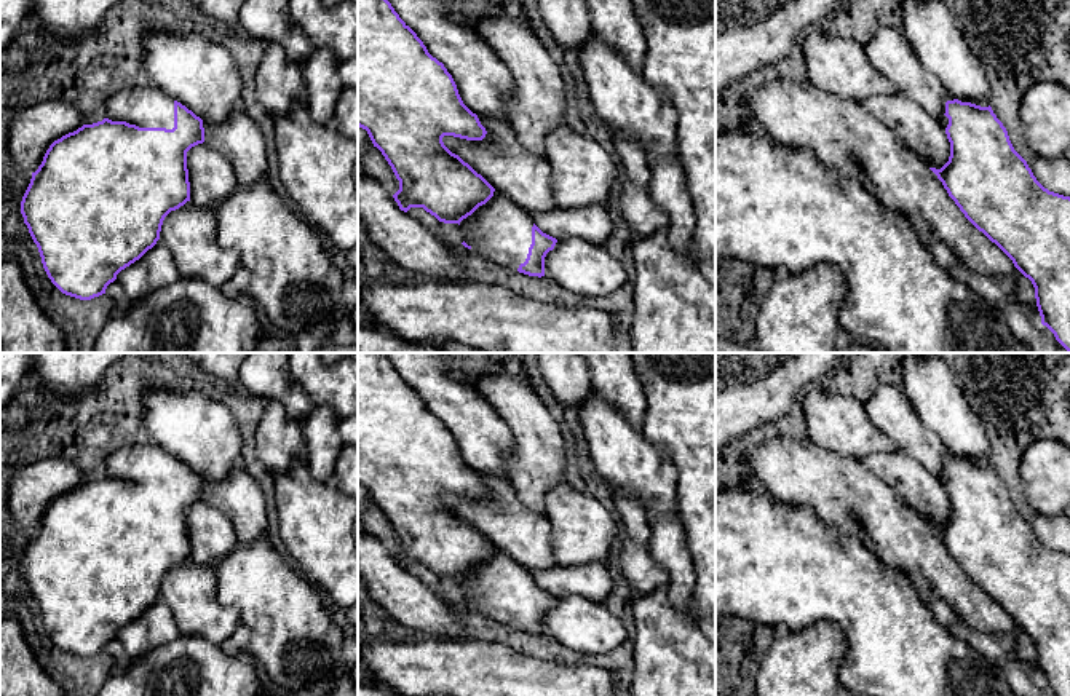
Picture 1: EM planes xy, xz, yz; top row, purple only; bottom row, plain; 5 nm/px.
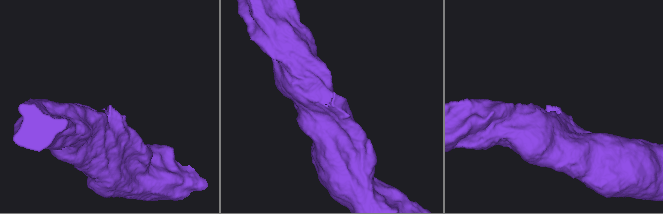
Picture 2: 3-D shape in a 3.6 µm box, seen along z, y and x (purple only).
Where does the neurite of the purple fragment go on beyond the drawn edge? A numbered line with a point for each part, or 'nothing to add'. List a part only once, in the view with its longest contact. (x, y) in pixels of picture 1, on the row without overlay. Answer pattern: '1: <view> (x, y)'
1: xy (144, 463)

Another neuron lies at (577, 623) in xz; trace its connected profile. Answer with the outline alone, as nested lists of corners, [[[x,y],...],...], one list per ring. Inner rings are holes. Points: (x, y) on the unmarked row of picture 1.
[[[581,595],[557,597],[545,615],[545,634],[586,654],[607,654],[628,640],[624,624],[602,603]]]

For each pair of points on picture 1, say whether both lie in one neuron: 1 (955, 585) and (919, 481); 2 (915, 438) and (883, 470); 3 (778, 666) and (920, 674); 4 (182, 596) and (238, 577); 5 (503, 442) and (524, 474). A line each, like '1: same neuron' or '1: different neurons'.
1: different neurons
2: different neurons
3: different neurons
4: different neurons
5: different neurons

